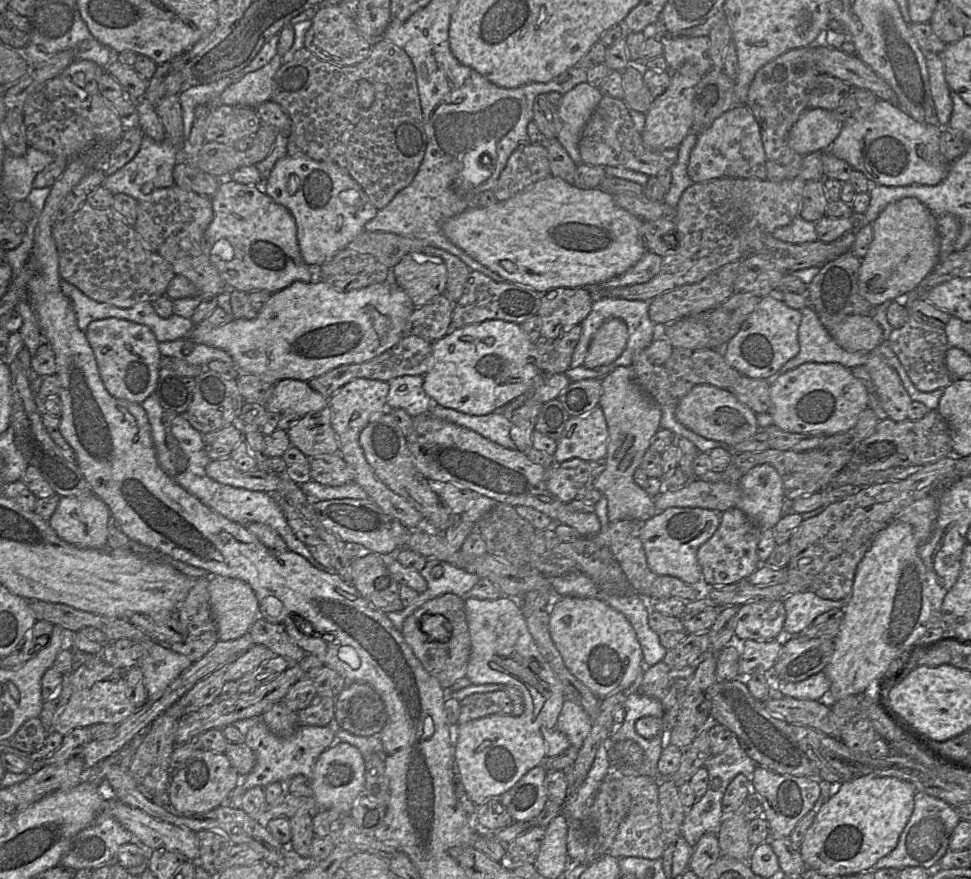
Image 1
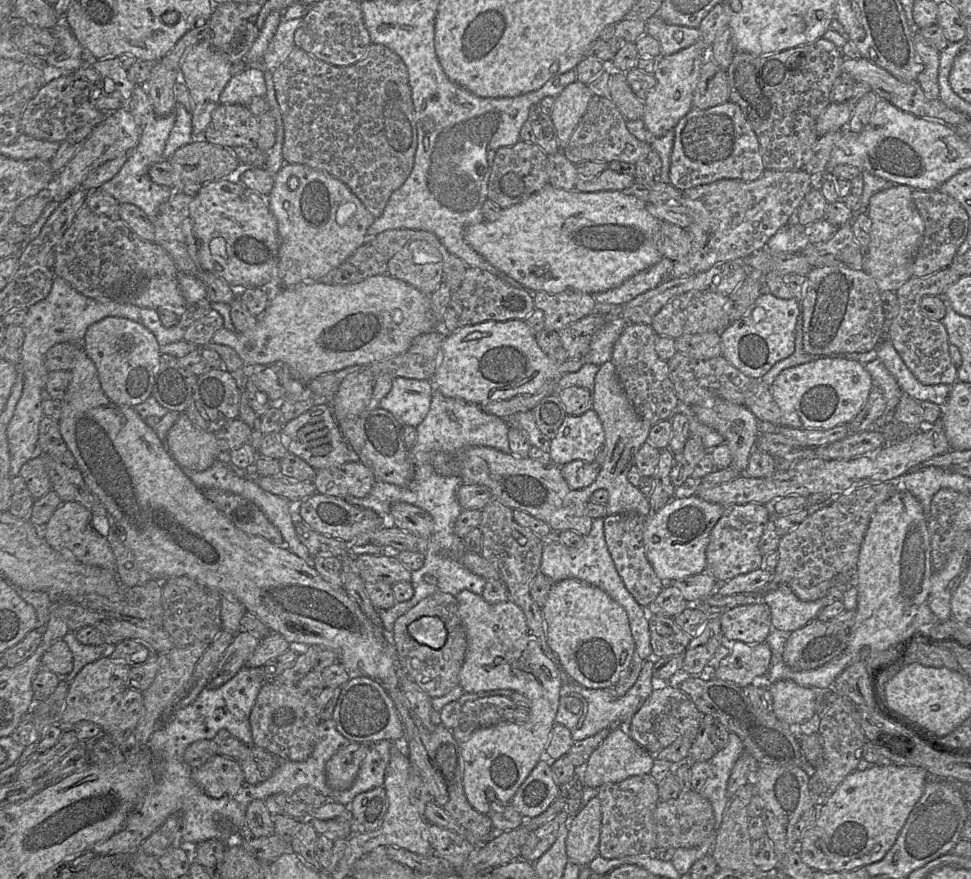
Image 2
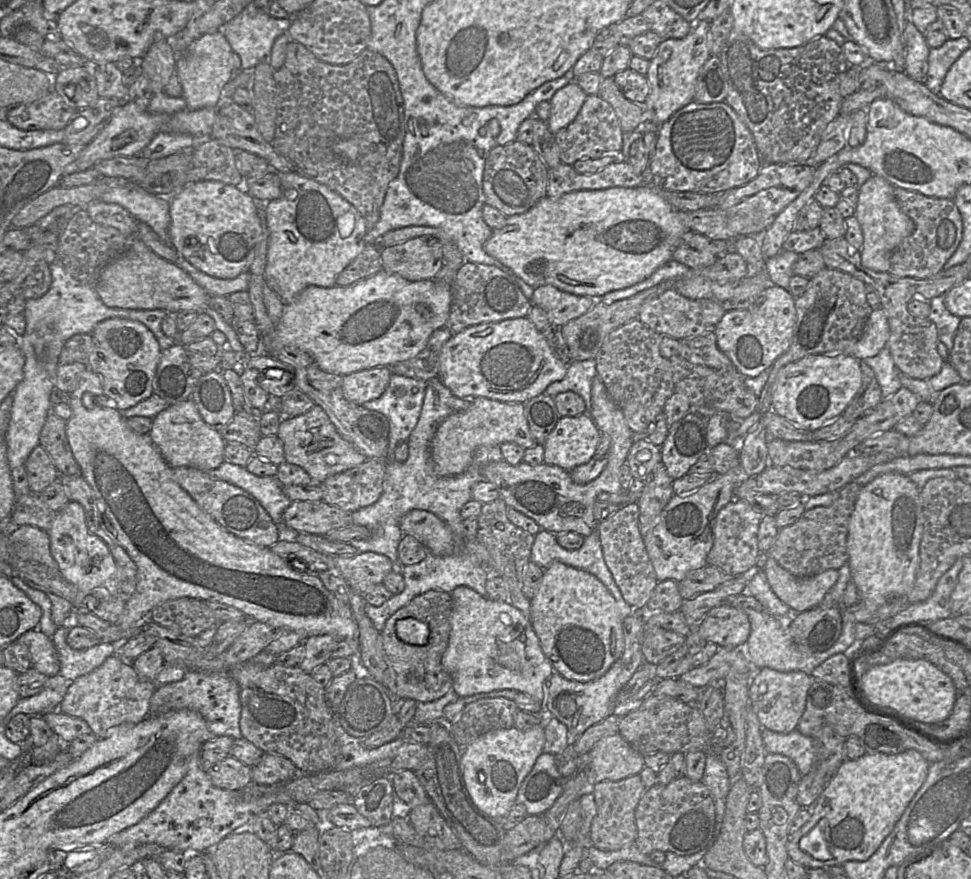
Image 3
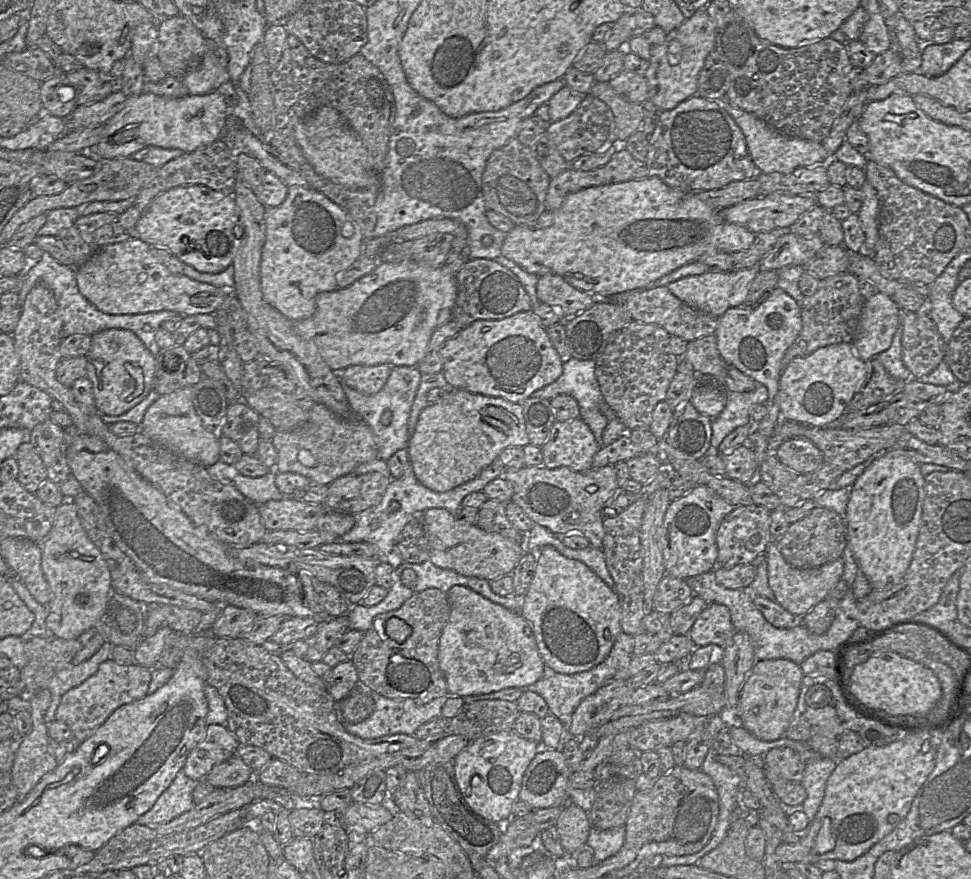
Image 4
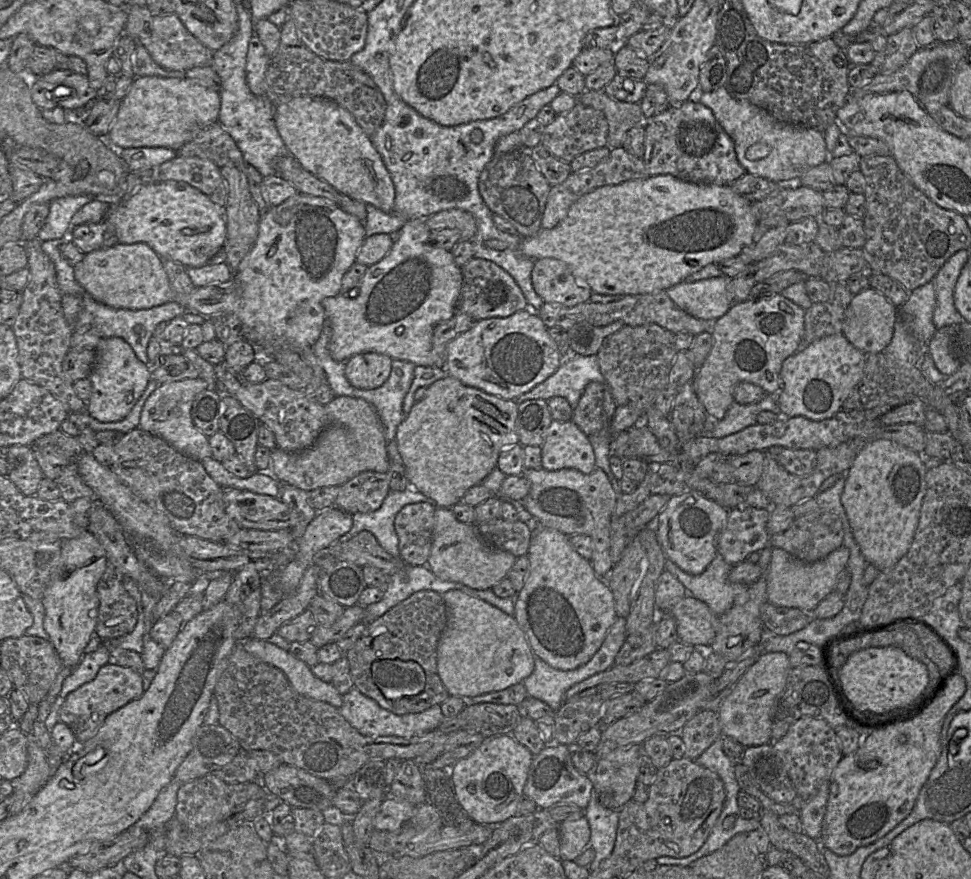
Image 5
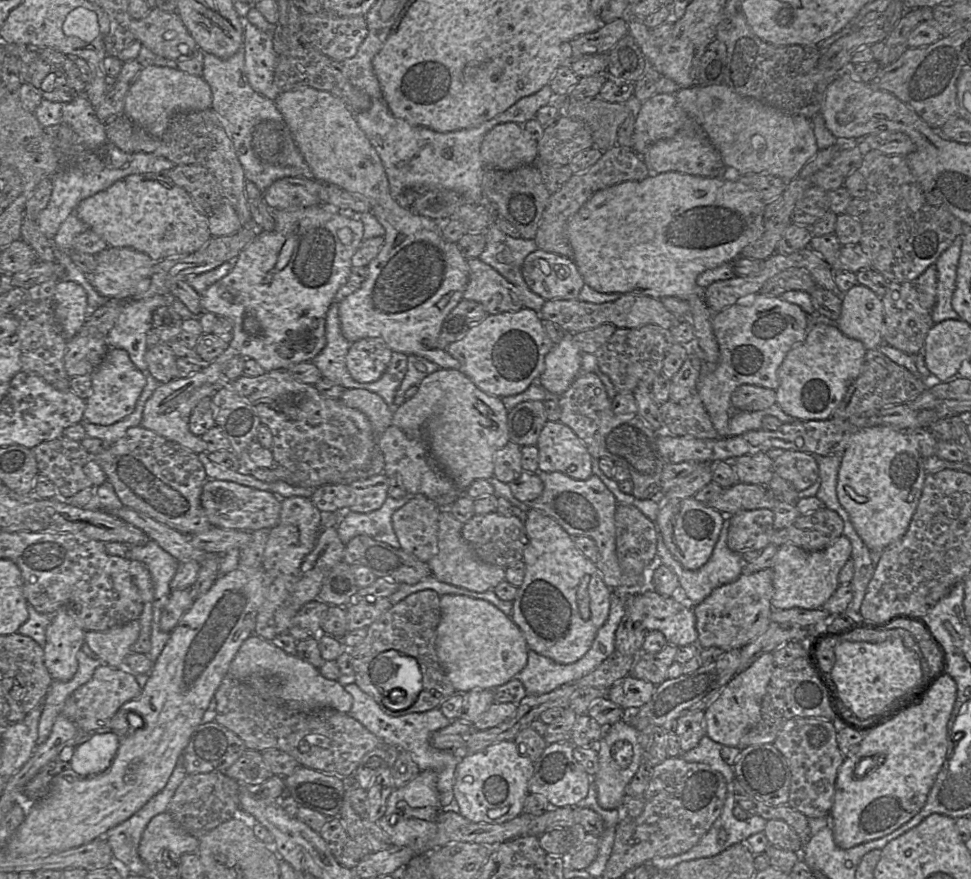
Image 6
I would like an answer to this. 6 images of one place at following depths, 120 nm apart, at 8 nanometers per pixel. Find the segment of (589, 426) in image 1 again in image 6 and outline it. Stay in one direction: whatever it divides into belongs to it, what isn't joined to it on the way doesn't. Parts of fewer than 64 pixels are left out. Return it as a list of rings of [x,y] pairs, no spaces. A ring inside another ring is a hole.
[[[547,421],[538,442],[538,471],[561,472],[575,480],[593,475],[592,456],[574,431],[560,421]]]

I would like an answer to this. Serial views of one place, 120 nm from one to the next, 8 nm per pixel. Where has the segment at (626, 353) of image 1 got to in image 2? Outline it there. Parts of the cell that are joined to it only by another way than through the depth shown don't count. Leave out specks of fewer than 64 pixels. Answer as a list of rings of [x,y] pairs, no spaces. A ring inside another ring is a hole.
[[[596,304],[594,312],[605,314],[606,322],[603,327],[593,336],[590,343],[590,349],[581,360],[583,360],[583,363],[591,363],[600,367],[603,363],[610,361],[615,342],[619,338],[624,328],[628,324],[633,323],[627,323],[625,319],[621,317],[621,306],[617,304]]]

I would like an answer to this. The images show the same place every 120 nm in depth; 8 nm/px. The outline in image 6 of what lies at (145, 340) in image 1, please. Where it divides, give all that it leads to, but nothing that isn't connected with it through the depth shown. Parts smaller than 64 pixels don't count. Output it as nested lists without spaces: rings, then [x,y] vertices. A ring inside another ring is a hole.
[[[110,348],[103,362],[92,374],[92,393],[86,399],[83,420],[101,426],[113,425],[128,417],[145,388],[146,377],[124,349]]]

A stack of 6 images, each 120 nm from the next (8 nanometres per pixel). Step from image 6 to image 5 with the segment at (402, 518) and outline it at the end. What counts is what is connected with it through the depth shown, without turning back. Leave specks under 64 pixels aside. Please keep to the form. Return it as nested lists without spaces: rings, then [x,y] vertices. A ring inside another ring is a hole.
[[[417,502],[404,506],[397,513],[394,527],[400,558],[405,564],[426,565],[432,547],[436,508],[432,503]]]

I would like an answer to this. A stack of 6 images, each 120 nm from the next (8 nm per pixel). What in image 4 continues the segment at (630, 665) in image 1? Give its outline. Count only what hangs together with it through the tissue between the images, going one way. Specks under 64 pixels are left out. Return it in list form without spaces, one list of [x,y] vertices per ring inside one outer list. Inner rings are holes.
[[[544,546],[536,560],[536,569],[530,586],[522,598],[519,613],[533,629],[539,654],[553,670],[574,674],[590,670],[610,653],[616,636],[622,632],[619,596],[586,564],[560,554],[552,546]]]

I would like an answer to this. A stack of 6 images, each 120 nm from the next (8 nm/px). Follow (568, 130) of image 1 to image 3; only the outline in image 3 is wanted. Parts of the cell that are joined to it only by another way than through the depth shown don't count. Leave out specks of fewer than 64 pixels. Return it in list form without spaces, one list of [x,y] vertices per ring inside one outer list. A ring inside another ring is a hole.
[[[571,81],[554,93],[550,100],[550,117],[546,121],[552,134],[555,135],[576,118],[586,97],[587,94],[575,81]]]

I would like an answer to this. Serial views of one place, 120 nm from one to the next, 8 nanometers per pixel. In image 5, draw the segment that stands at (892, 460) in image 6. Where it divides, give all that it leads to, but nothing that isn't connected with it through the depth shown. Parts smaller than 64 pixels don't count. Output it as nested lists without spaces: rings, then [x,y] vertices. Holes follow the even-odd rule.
[[[877,439],[858,453],[845,474],[841,503],[862,555],[880,572],[895,566],[911,546],[926,493],[926,472],[918,453]]]

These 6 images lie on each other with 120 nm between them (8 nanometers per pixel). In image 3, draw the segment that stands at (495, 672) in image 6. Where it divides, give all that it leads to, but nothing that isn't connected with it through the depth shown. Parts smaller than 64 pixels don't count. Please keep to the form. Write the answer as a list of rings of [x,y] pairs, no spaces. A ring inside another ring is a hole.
[[[467,586],[456,587],[451,597],[451,630],[441,663],[451,676],[452,689],[461,698],[513,689],[532,696],[546,712],[543,683],[554,668],[542,651],[530,619],[509,601],[492,600]]]

